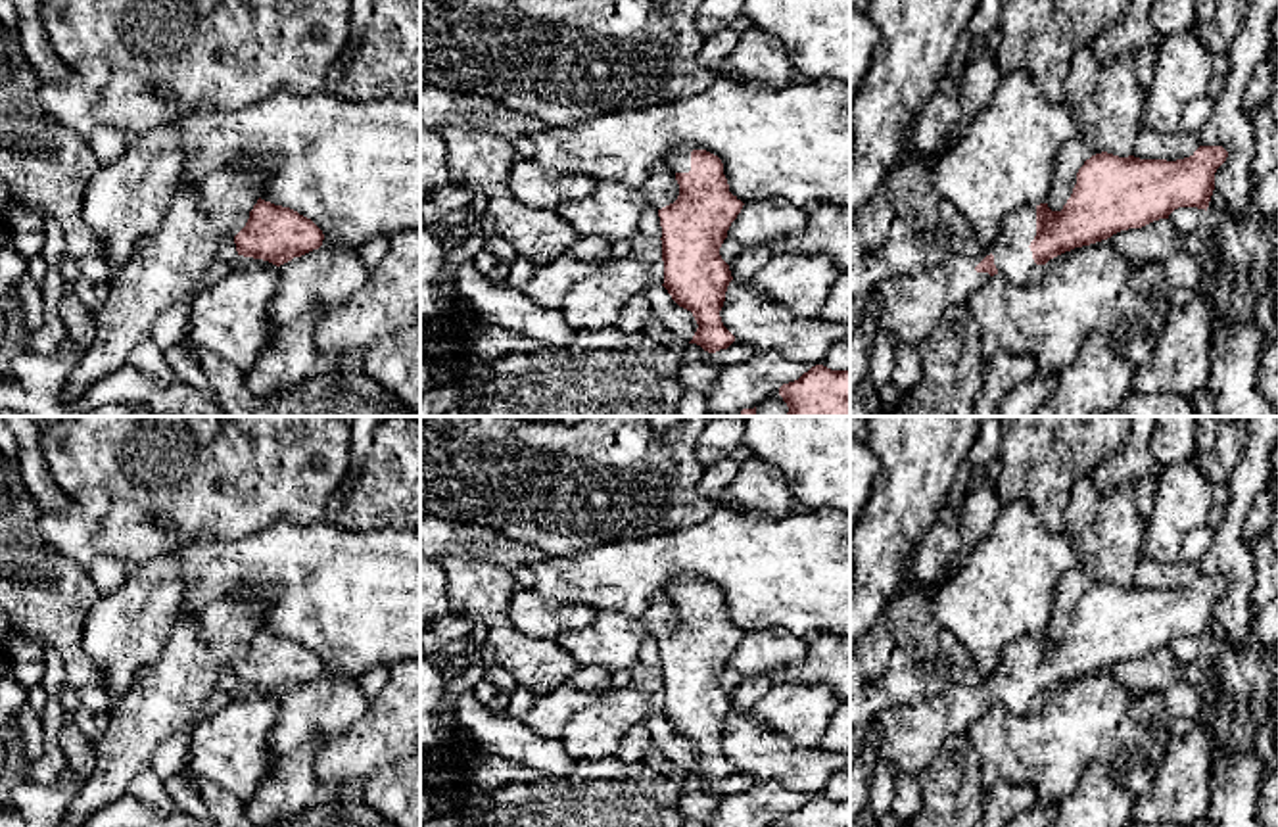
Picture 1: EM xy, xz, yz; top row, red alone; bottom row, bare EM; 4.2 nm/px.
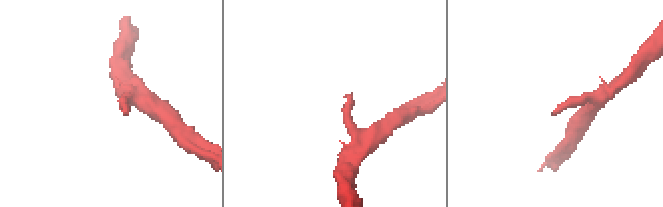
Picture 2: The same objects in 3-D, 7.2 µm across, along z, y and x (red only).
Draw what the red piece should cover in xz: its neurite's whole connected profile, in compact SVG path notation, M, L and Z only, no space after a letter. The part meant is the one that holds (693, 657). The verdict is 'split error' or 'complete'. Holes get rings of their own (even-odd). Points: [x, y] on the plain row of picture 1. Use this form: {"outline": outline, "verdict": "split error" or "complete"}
{"outline": "M697 574L674 579L664 595L675 604L679 626L658 639L662 716L698 754L689 773L716 783L735 771L720 746L733 710L720 677L745 633L729 622L722 589Z", "verdict": "split error"}

